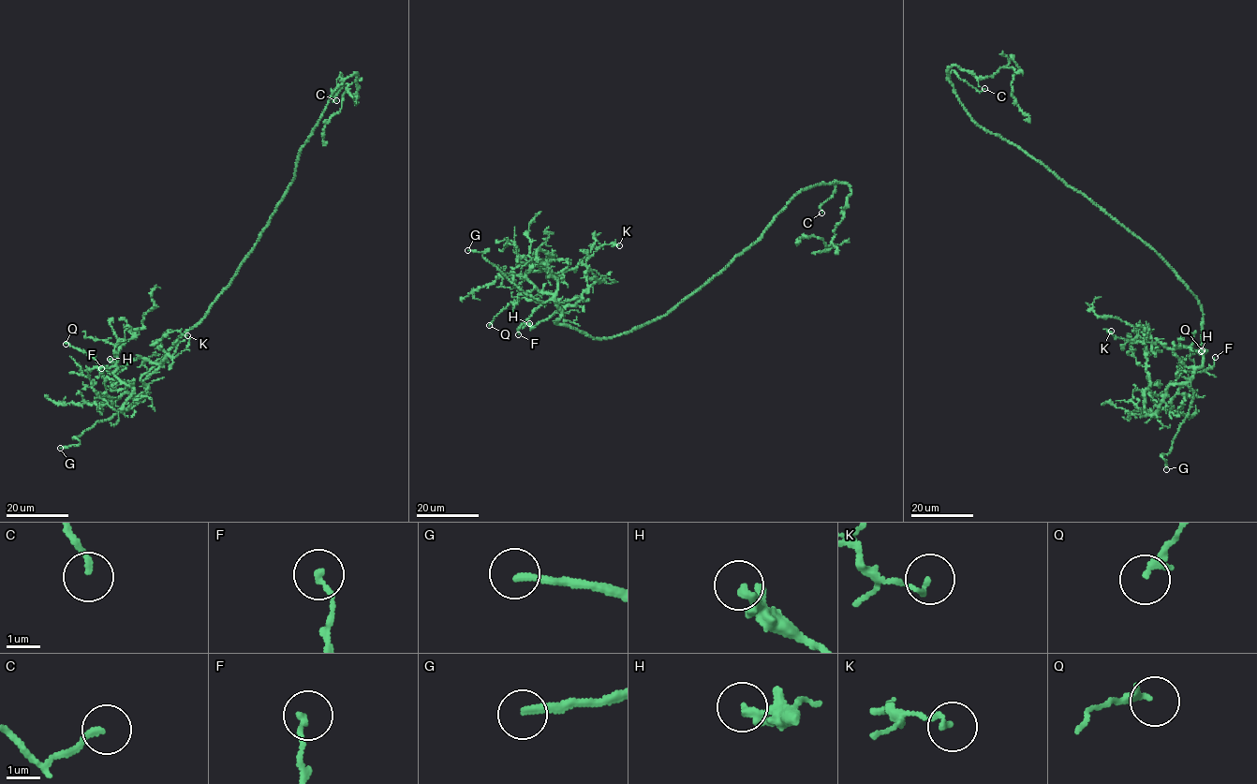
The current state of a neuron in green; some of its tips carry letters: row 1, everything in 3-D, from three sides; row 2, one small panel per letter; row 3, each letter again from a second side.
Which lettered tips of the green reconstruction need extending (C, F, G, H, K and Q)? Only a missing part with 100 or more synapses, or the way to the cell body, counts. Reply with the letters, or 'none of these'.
G

